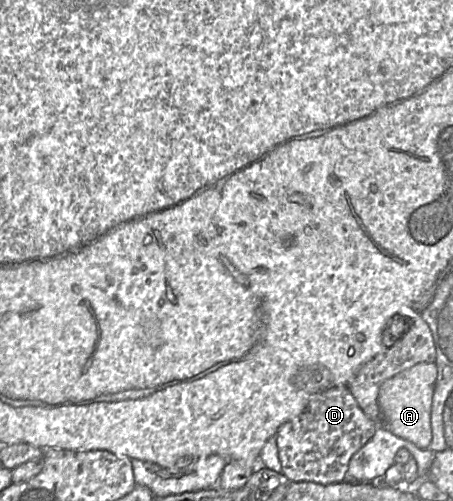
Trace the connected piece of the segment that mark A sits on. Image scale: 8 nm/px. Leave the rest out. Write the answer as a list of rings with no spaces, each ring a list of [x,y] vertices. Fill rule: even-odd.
[[[435,362],[419,363],[392,378],[385,380],[379,389],[378,404],[382,414],[382,426],[400,438],[427,449],[432,440],[431,406],[437,379]]]

